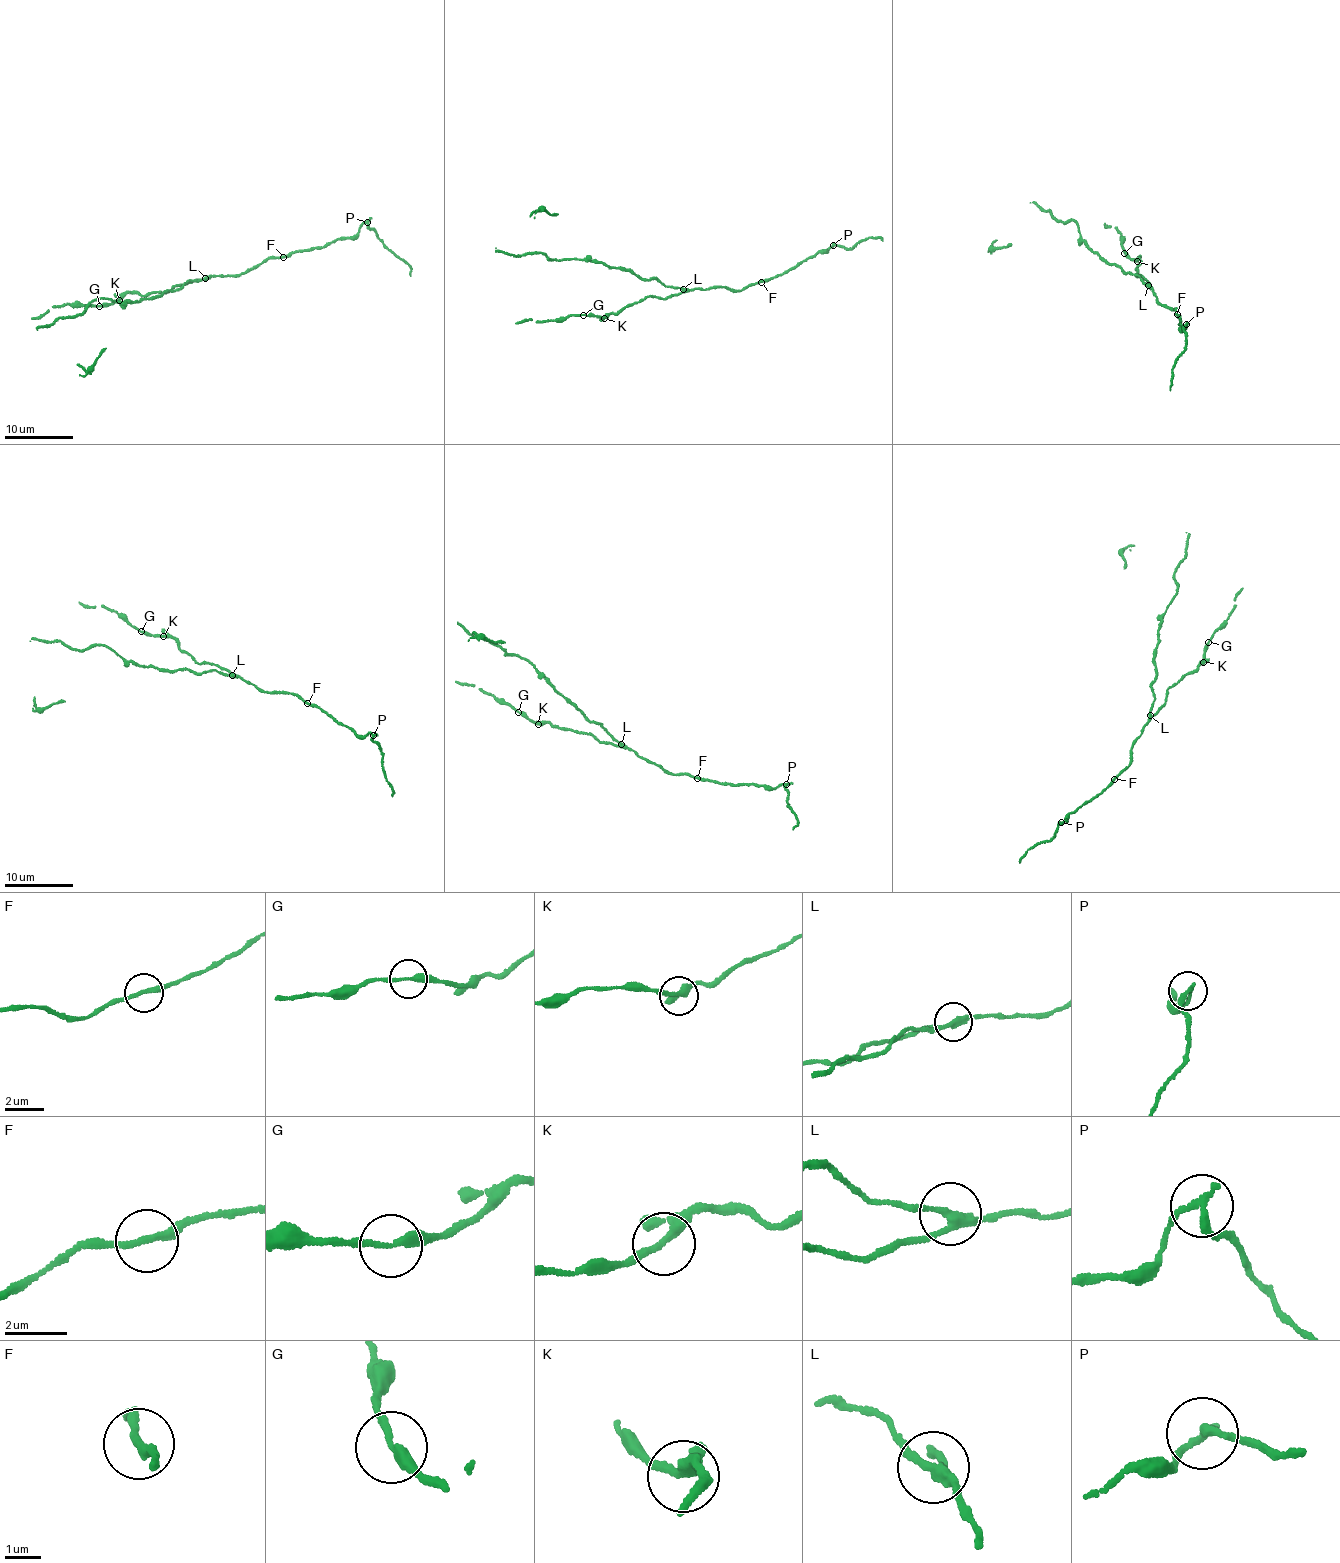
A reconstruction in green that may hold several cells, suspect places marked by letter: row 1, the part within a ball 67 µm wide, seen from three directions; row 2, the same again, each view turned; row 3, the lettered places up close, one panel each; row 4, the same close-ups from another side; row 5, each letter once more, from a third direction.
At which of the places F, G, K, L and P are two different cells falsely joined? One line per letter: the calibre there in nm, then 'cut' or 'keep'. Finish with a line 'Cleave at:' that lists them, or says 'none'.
F: 240 nm | keep
G: 240 nm | keep
K: 240 nm | keep
L: 240 nm | cut
P: 240 nm | cut
Cleave at: L, P

